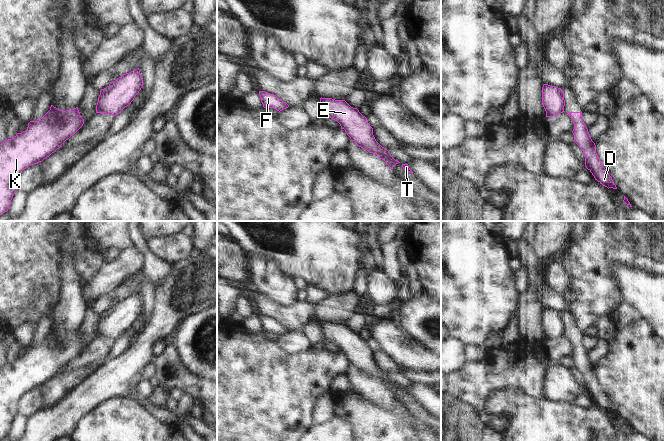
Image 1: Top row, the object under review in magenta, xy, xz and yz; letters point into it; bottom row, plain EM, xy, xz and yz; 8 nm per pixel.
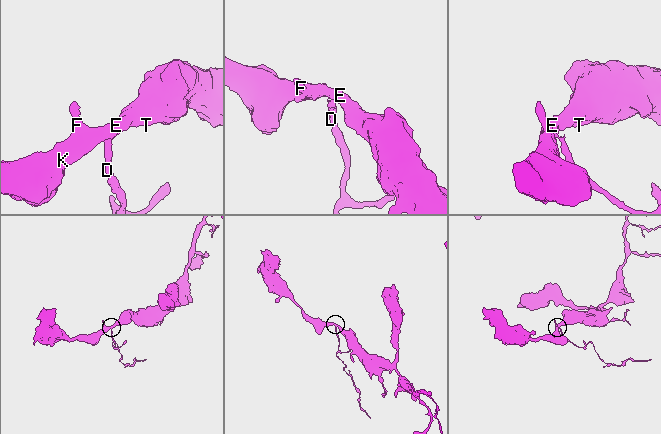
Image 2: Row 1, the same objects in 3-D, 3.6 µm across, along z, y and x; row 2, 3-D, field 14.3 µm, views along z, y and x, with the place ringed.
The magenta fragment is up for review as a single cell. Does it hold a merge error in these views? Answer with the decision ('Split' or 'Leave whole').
Split.

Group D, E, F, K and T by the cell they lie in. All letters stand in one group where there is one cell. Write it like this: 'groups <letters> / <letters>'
groups D / E F K T

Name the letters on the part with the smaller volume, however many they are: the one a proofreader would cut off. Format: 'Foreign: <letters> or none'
Foreign: D

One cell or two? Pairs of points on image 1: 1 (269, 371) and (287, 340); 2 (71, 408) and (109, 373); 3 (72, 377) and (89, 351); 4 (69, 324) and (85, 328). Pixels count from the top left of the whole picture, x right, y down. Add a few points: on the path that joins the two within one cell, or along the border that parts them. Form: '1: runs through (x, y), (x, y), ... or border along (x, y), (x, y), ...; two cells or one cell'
1: border along (276, 341), (282, 349), (290, 353), (306, 349); two cells
2: runs through (80, 400), (100, 382); one cell
3: border along (96, 361), (86, 366), (60, 372); two cells
4: border along (87, 305), (83, 320), (77, 330); two cells

